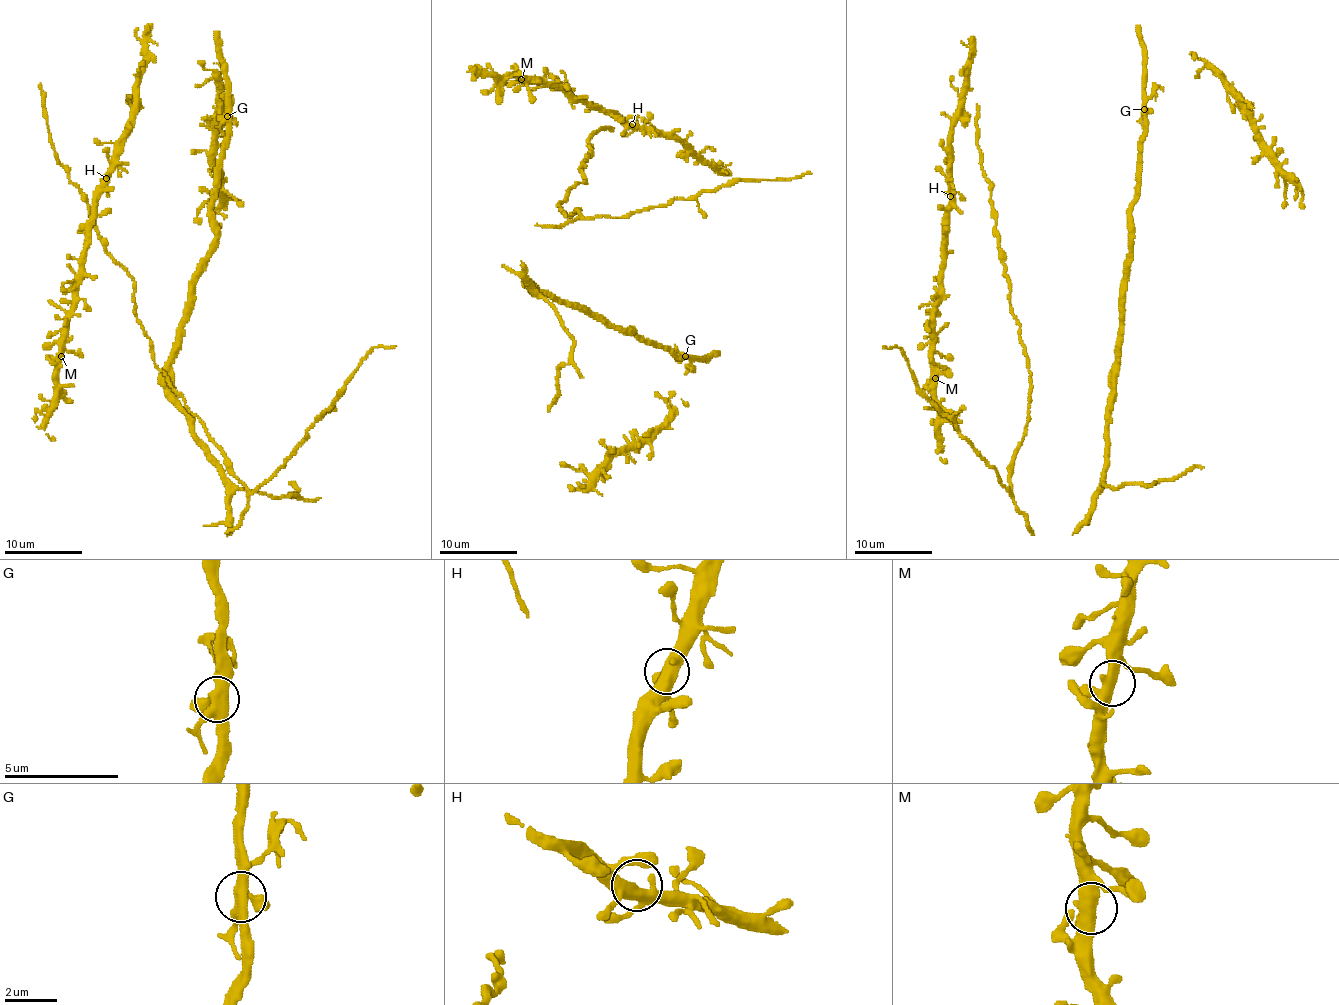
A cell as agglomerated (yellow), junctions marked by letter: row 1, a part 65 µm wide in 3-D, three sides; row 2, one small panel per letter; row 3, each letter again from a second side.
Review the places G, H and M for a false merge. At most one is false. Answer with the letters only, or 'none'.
G

